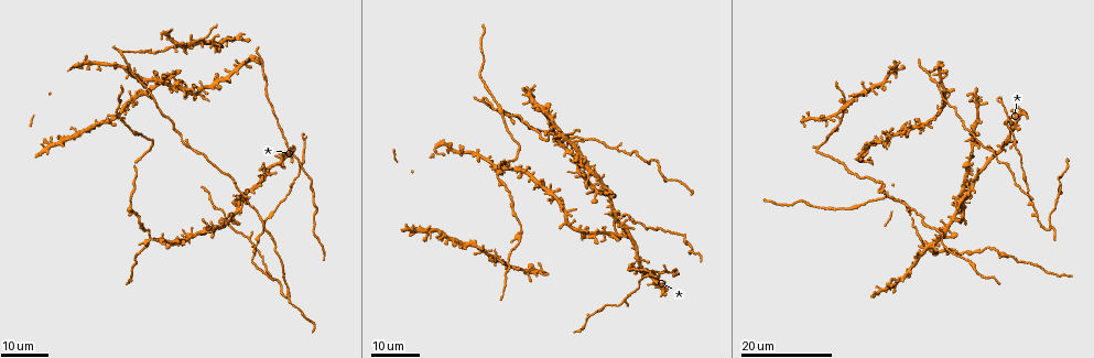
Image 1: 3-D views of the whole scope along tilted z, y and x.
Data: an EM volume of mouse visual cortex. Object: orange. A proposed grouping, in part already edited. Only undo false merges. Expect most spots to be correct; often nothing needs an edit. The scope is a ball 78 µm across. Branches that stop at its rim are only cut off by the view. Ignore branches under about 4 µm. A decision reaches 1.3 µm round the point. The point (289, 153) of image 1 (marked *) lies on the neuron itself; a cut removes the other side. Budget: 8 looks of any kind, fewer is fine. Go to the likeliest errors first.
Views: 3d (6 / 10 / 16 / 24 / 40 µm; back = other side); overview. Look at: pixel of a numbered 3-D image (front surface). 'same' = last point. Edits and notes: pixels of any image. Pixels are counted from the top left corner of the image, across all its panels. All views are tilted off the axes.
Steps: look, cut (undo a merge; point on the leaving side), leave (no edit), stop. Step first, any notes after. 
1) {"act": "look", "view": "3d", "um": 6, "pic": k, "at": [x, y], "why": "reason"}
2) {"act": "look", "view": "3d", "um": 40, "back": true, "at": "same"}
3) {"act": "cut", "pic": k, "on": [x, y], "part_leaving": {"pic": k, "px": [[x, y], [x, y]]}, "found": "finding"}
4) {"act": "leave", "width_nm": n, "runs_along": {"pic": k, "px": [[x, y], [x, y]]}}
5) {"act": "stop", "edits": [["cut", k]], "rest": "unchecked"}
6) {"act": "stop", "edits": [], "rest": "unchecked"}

{"act": "look", "view": "3d", "um": 24, "pic": 1, "at": [849, 103], "why": "two arms in line, one across"}

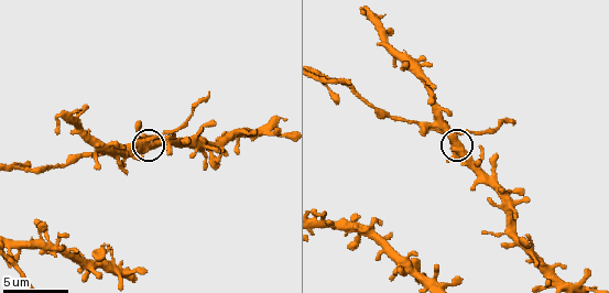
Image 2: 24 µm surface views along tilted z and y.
{"act": "look", "view": "3d", "um": 10, "pic": 2, "at": [454, 136]}

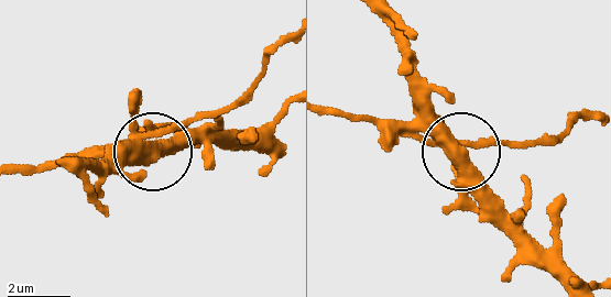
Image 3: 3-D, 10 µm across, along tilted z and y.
{"act": "look", "view": "3d", "um": 6, "pic": 3, "at": [460, 155], "why": "closer look"}

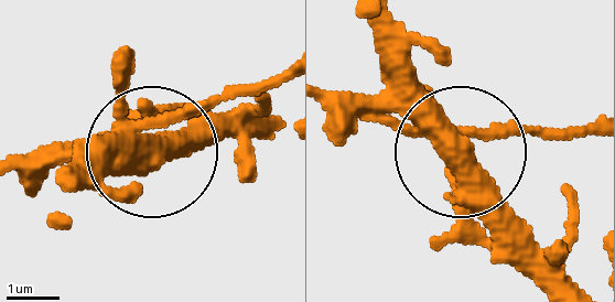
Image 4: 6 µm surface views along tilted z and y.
{"act": "leave", "arms": 3, "runs_along": {"pic": 4, "px": [[326, 93], [418, 111], [470, 147], [582, 123]]}, "found": "continuous, no second neuron"}

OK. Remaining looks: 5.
{"act": "look", "view": "3d", "um": 24, "pic": 1, "at": [619, 152]}

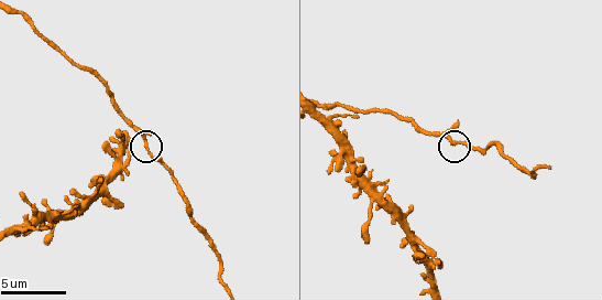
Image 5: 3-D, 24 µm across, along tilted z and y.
{"act": "look", "view": "3d", "um": 6, "pic": 5, "at": [148, 144]}

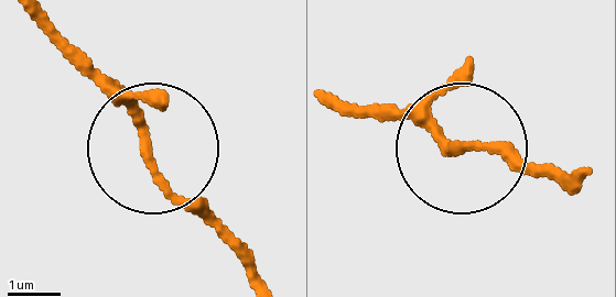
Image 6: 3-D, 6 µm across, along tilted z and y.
{"act": "leave", "found": "one neuron here"}

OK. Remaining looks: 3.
{"act": "look", "view": "3d", "um": 16, "pic": 1, "at": [517, 239], "why": "side arm on a straight run"}

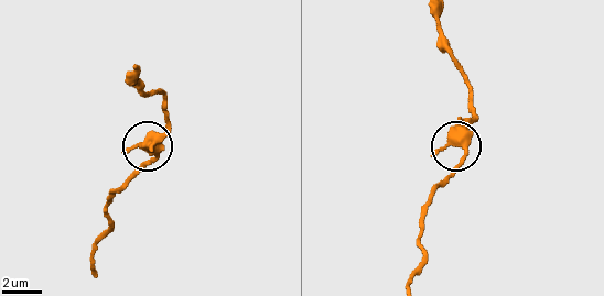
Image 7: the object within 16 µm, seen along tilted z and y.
{"act": "look", "view": "3d", "um": 10, "pic": 7, "at": [156, 151]}

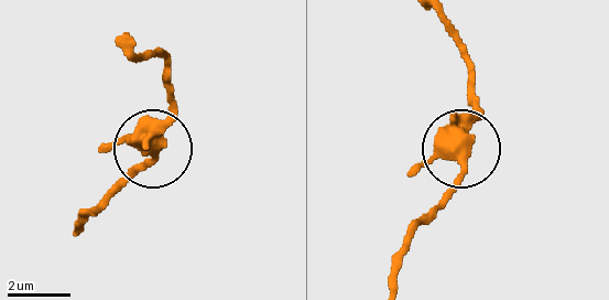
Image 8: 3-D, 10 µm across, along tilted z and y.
{"act": "leave", "runs_along": {"pic": 8, "px": [[130, 50], [162, 57], [165, 100], [155, 158], [122, 184]]}, "found": "one neuron here"}

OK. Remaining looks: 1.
{"act": "look", "view": "3d", "um": 10, "pic": 2, "at": [20, 169], "why": "side arm on a straight run"}

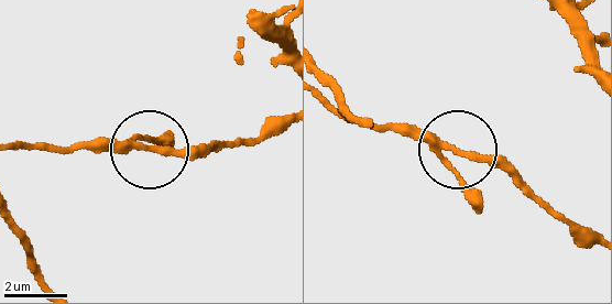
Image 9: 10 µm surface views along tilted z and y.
{"act": "leave", "runs_along": {"pic": 9, "px": [[19, 143], [121, 143], [190, 153], [211, 148]]}, "found": "all the same neuron"}

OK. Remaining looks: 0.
{"act": "stop", "edits": [], "rest": "unchecked"}

